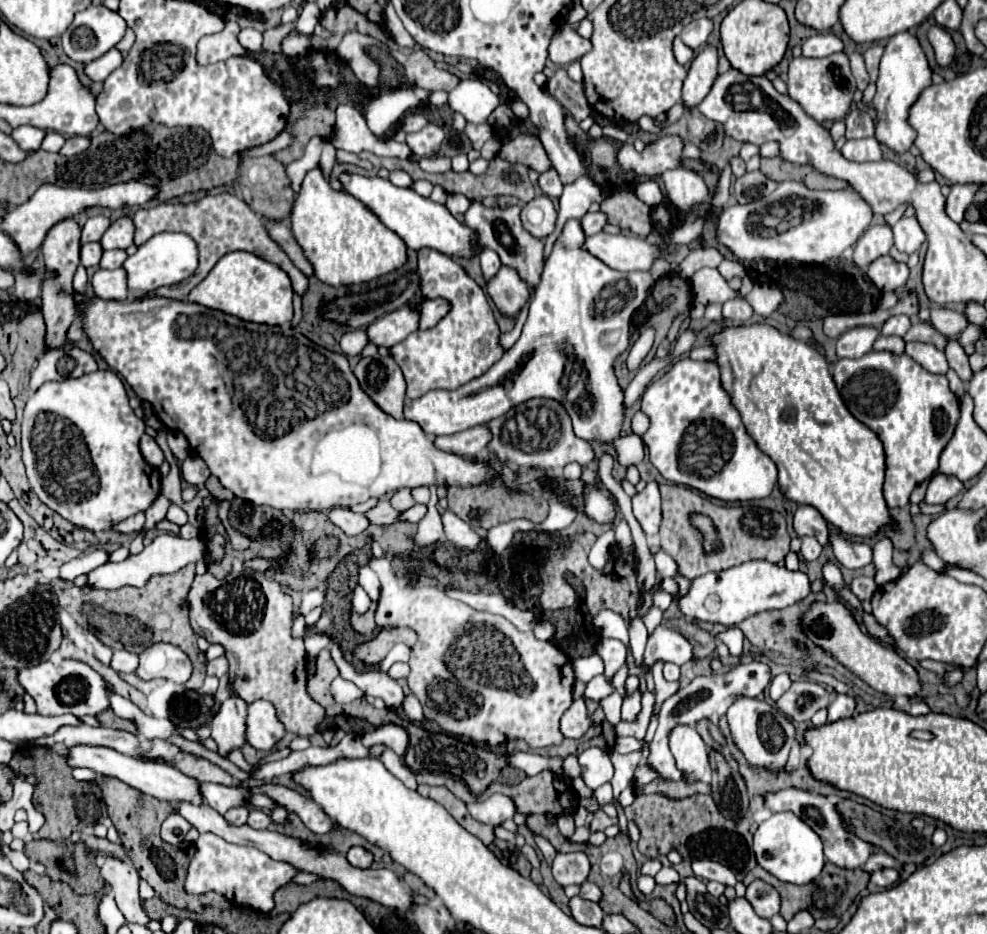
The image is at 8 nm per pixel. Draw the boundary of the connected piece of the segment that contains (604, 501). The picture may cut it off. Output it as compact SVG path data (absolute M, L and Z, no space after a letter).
M595 484L585 488L585 514L601 524L607 524L613 520L615 510L613 510L613 498L607 496L605 490L597 490Z

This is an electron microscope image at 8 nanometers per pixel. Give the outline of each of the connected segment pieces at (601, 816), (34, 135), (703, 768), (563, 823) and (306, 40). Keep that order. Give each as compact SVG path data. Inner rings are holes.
M597 812L595 818L591 820L591 830L597 832L597 830L605 830L607 826L611 824L617 824L617 818L609 818L605 812Z
M23 126L23 128L15 128L13 130L13 140L19 144L21 150L25 152L35 152L41 148L41 142L45 138L45 130L41 128L31 128L31 126Z
M677 724L669 732L669 748L687 780L701 780L707 772L707 746L695 728Z
M561 814L561 816L557 818L557 826L559 826L559 832L561 832L565 838L569 838L569 836L573 834L573 830L575 830L573 816L571 816L571 814Z
M291 30L291 32L283 38L283 52L285 52L285 56L289 58L289 64L293 64L293 62L291 62L293 58L297 58L297 56L301 56L301 54L307 54L311 48L313 48L311 36L299 34L297 30Z

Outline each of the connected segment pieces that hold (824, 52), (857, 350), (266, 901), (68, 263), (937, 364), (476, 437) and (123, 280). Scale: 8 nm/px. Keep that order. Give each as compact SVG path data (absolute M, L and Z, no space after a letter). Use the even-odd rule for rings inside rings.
M823 32L823 34L815 34L815 36L807 38L801 48L803 48L803 56L823 58L823 56L831 56L835 52L841 52L843 42L835 34Z
M859 326L843 332L837 340L837 358L859 358L867 354L877 336L879 332L869 326Z
M201 834L199 840L195 842L195 856L189 864L189 874L185 882L185 890L191 894L203 894L203 892L219 892L225 896L231 904L235 906L247 906L259 912L269 912L273 910L273 892L295 876L295 868L283 862L271 860L265 852L261 852L255 847L237 846L229 844L223 838L215 834Z
M65 218L61 222L57 222L45 236L43 244L41 244L41 252L45 258L45 274L43 274L43 316L45 316L45 324L47 324L47 346L49 348L69 348L65 344L67 338L67 330L71 326L71 322L75 320L75 300L71 296L73 288L71 288L71 280L73 274L79 266L79 236L81 236L81 228L73 218Z
M907 342L905 344L905 354L911 356L915 362L919 362L931 374L945 374L949 370L945 354L941 350L937 350L933 344Z
M485 426L479 428L469 428L451 436L437 436L433 438L435 448L449 452L449 454L457 454L457 456L477 456L487 440L491 440L491 434L487 432Z
M123 268L117 270L97 270L91 278L91 286L97 298L101 300L127 300L127 276Z

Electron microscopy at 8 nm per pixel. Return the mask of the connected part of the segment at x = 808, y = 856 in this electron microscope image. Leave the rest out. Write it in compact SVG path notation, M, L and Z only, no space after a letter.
M777 812L761 822L753 834L753 850L757 864L789 884L809 884L823 870L823 844L819 836L793 812Z

